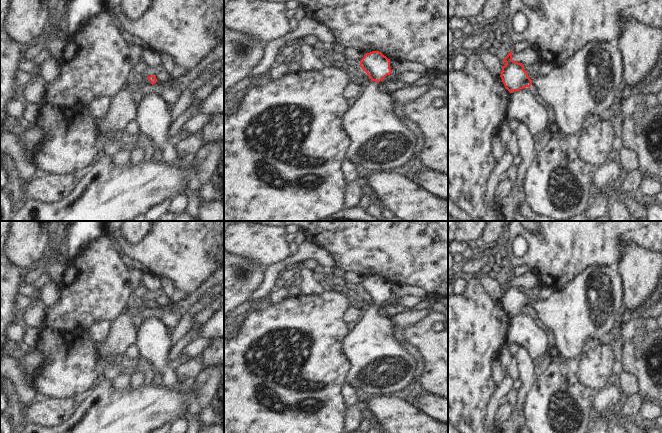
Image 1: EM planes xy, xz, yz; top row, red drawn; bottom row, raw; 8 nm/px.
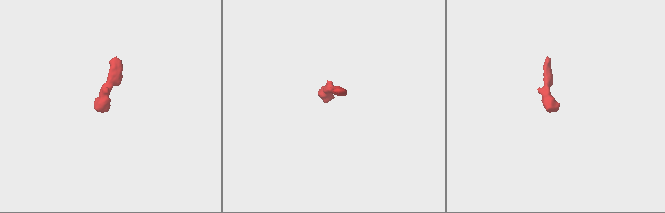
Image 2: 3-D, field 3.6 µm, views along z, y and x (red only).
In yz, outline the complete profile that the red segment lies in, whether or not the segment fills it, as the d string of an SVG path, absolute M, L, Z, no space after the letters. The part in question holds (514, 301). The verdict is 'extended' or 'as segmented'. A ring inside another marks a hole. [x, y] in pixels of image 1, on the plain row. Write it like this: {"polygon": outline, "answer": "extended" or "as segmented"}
{"polygon": "M618 264L590 265L547 299L535 300L532 304L524 294L524 289L512 284L512 276L502 285L506 289L502 290L500 301L505 312L512 317L531 310L539 322L551 331L555 352L565 359L587 351L589 348L585 342L589 336L602 339L607 332L616 329L618 304L624 298L624 285Z", "answer": "extended"}

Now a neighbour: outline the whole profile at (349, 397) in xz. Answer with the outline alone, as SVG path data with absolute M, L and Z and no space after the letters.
M345 382L342 384L342 399L344 401L344 404L347 406L357 404L358 399L356 396L356 389L353 388L350 383Z

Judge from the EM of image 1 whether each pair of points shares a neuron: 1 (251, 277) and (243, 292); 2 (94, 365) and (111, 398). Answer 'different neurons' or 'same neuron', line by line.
1: same neuron
2: different neurons

